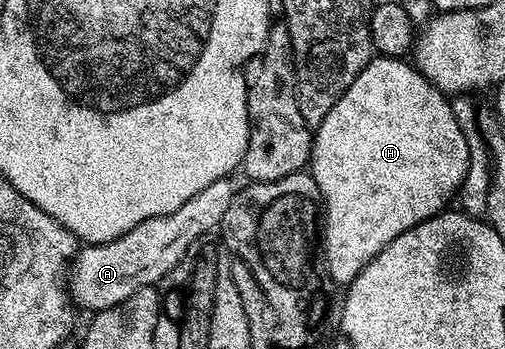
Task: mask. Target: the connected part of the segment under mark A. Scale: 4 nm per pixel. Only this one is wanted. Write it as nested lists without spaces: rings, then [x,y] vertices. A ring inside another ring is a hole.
[[[229,178],[212,181],[208,189],[200,189],[200,193],[196,193],[192,201],[184,201],[180,209],[140,221],[140,225],[128,229],[128,233],[107,243],[83,246],[68,268],[68,294],[71,300],[79,308],[87,307],[90,313],[97,313],[112,305],[120,305],[120,301],[132,297],[136,289],[161,284],[162,278],[182,260],[184,253],[188,253],[188,245],[209,236],[213,232],[210,230],[221,224],[236,194],[236,187],[230,182]]]

